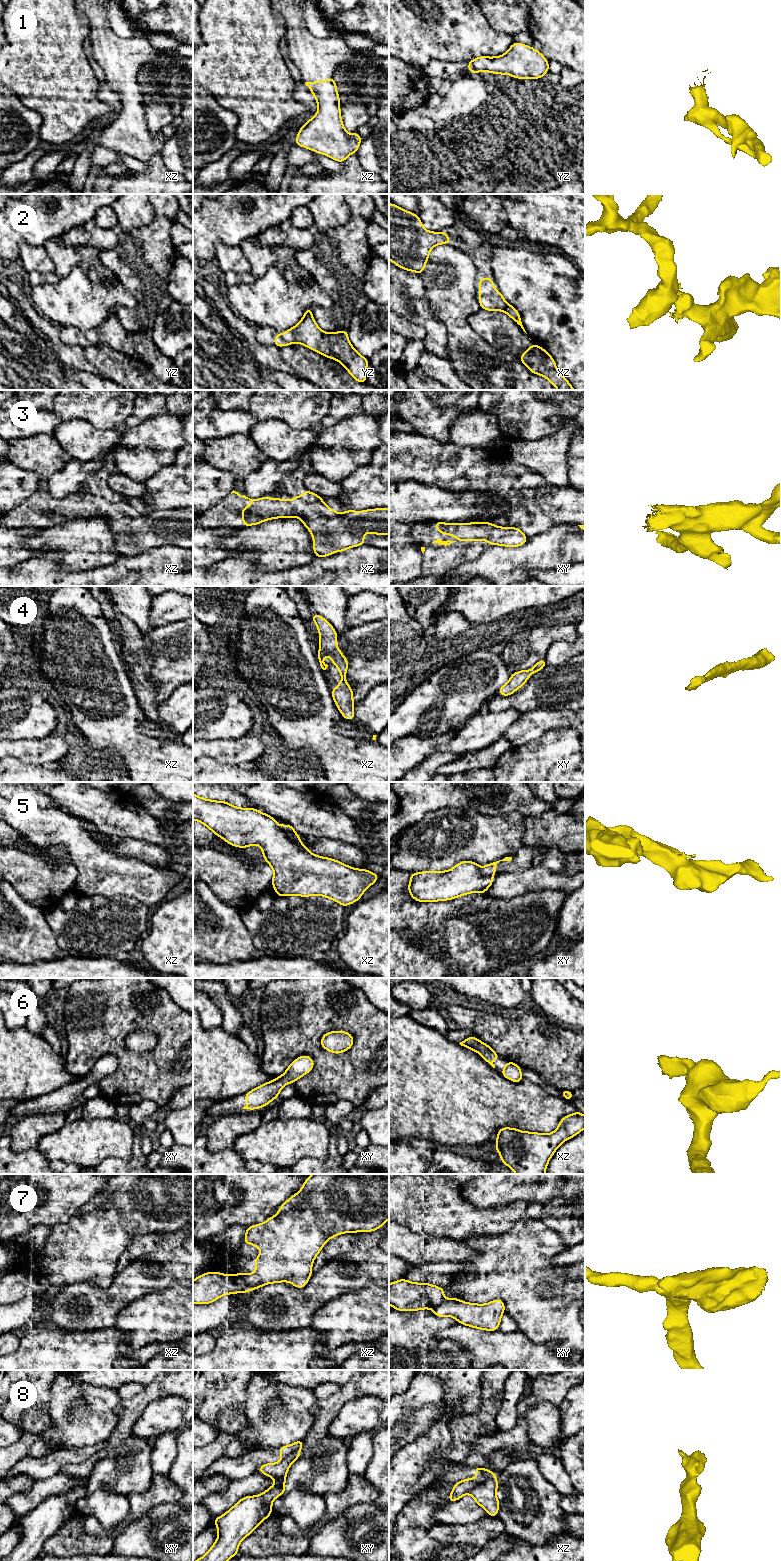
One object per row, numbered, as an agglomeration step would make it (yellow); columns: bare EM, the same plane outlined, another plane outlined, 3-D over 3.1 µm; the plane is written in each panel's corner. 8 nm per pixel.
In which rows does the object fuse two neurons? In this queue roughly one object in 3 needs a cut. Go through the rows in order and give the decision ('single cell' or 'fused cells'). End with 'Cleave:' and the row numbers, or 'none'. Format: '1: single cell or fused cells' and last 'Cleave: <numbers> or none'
1: single cell
2: fused cells
3: single cell
4: single cell
5: fused cells
6: single cell
7: fused cells
8: fused cells
Cleave: 2, 5, 7, 8

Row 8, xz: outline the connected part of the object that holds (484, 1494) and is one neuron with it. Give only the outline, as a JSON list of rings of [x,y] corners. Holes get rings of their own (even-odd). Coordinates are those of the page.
[[[487,1471],[485,1480],[470,1492],[475,1502],[483,1507],[491,1517],[498,1516],[500,1502],[496,1496],[497,1488],[498,1482],[496,1474],[493,1471]]]

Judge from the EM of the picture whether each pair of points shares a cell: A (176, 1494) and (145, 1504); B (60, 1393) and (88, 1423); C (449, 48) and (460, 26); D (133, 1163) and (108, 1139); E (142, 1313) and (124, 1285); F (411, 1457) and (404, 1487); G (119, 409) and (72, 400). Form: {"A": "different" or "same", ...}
{"A": "same", "B": "same", "C": "same", "D": "different", "E": "different", "F": "same", "G": "same"}

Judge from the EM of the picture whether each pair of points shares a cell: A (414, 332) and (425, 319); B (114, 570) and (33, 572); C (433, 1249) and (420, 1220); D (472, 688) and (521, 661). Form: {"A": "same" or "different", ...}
{"A": "different", "B": "same", "C": "different", "D": "different"}

